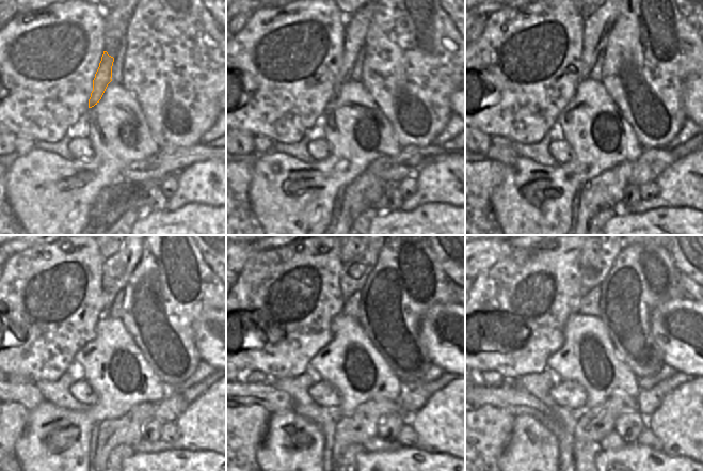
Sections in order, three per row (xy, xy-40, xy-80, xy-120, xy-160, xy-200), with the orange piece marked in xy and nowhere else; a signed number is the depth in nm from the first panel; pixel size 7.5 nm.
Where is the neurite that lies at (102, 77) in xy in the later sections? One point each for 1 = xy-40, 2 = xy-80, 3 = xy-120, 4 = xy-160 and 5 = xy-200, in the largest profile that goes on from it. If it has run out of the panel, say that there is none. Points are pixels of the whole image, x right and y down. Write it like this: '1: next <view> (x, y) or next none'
1: next xy-40 (356, 27)
2: next xy-80 (596, 28)
3: next xy-120 (117, 269)
4: next xy-160 (354, 273)
5: next xy-200 (593, 275)

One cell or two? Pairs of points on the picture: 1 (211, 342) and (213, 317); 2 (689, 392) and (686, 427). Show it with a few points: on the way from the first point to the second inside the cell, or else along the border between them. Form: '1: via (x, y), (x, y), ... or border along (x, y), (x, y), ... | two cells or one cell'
1: via (211, 335), (209, 324) | one cell
2: via (689, 401), (689, 419) | one cell

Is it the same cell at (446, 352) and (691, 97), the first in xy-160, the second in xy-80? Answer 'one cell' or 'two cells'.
one cell

